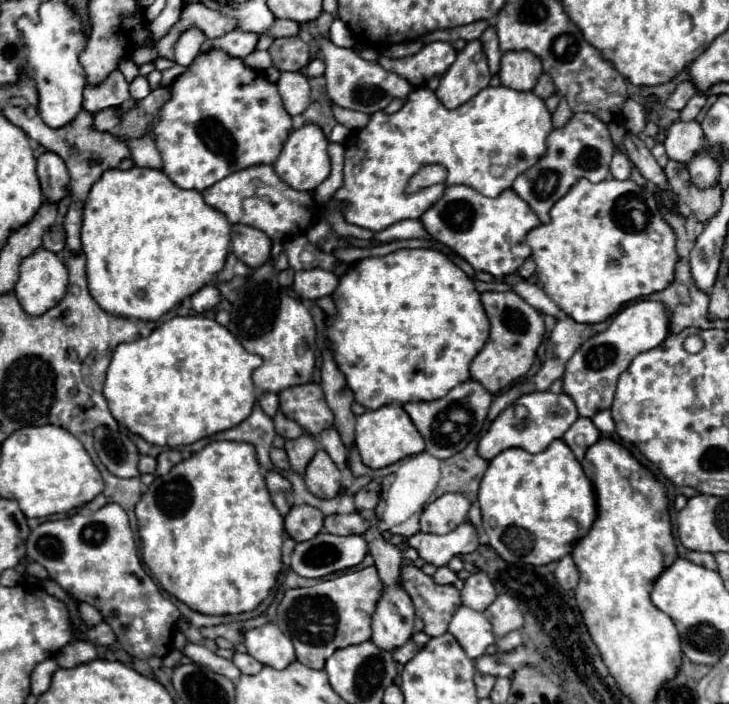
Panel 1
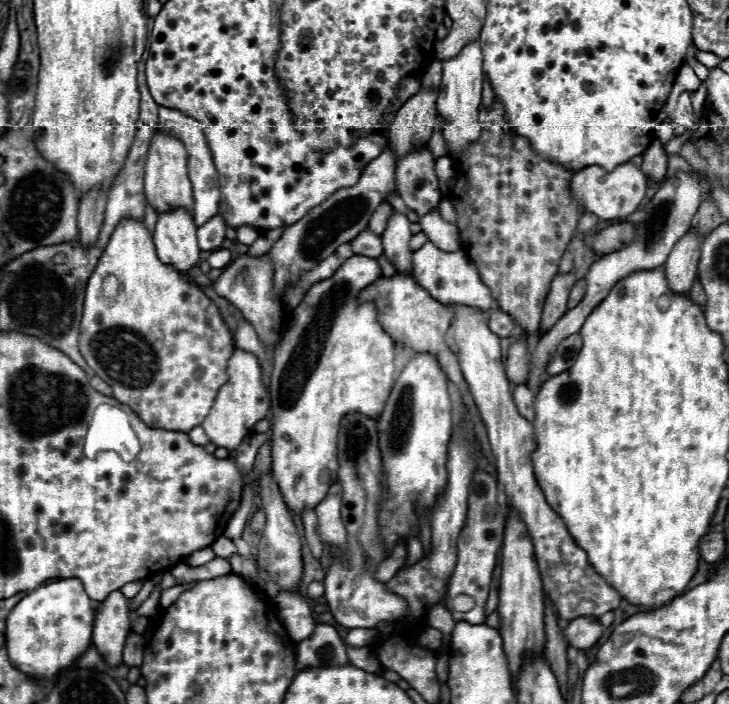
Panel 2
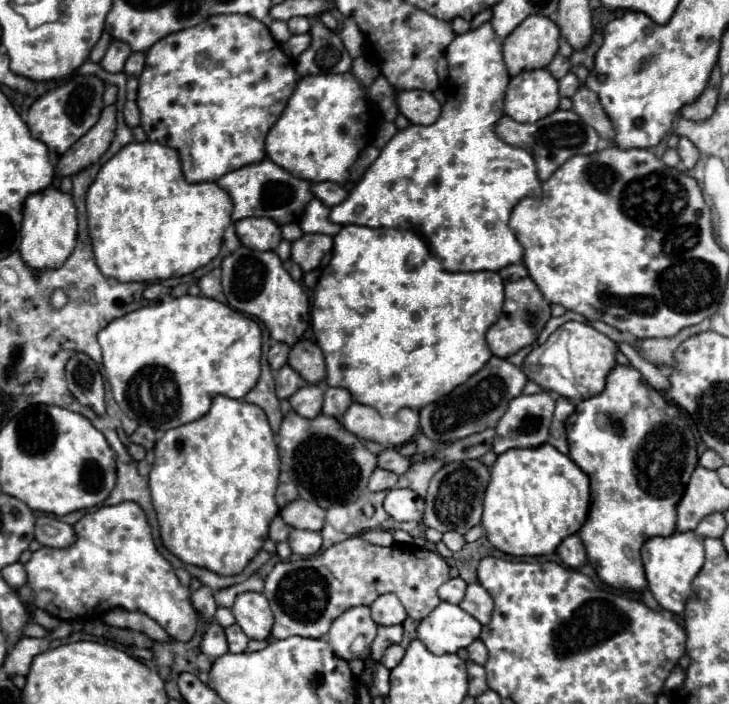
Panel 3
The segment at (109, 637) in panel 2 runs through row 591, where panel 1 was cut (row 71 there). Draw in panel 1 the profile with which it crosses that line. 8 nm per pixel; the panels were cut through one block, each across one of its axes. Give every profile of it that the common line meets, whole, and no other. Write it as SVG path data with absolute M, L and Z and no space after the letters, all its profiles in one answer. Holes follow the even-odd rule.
M116 70L100 86L84 88L82 108L90 114L98 114L100 110L106 110L106 108L120 108L128 98L130 98L128 82L124 80L122 72Z

